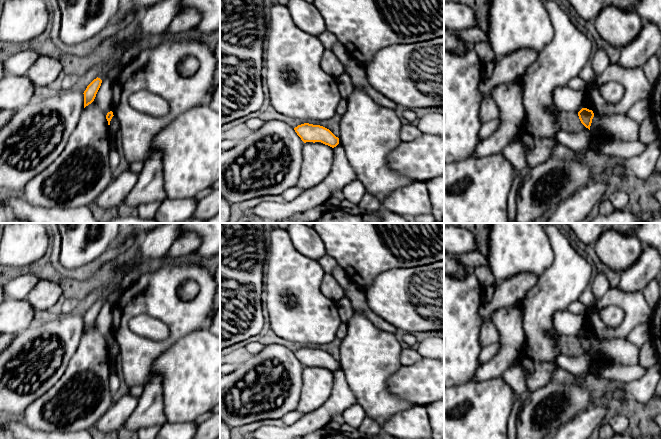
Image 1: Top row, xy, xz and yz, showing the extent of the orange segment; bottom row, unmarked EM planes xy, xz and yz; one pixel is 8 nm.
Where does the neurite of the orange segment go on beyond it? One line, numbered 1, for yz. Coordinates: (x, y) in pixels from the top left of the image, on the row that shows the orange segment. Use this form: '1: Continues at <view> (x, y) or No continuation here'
1: No continuation here

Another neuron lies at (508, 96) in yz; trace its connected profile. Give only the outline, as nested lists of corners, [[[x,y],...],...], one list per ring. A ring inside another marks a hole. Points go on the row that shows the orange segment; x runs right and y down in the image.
[[[522,75],[494,88],[492,98],[499,108],[500,124],[493,134],[477,145],[472,157],[481,158],[501,153],[507,144],[517,136],[525,114],[522,103],[523,85]]]

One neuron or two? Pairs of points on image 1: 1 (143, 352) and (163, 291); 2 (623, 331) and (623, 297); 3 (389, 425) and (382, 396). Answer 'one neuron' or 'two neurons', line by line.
1: one neuron
2: one neuron
3: two neurons

